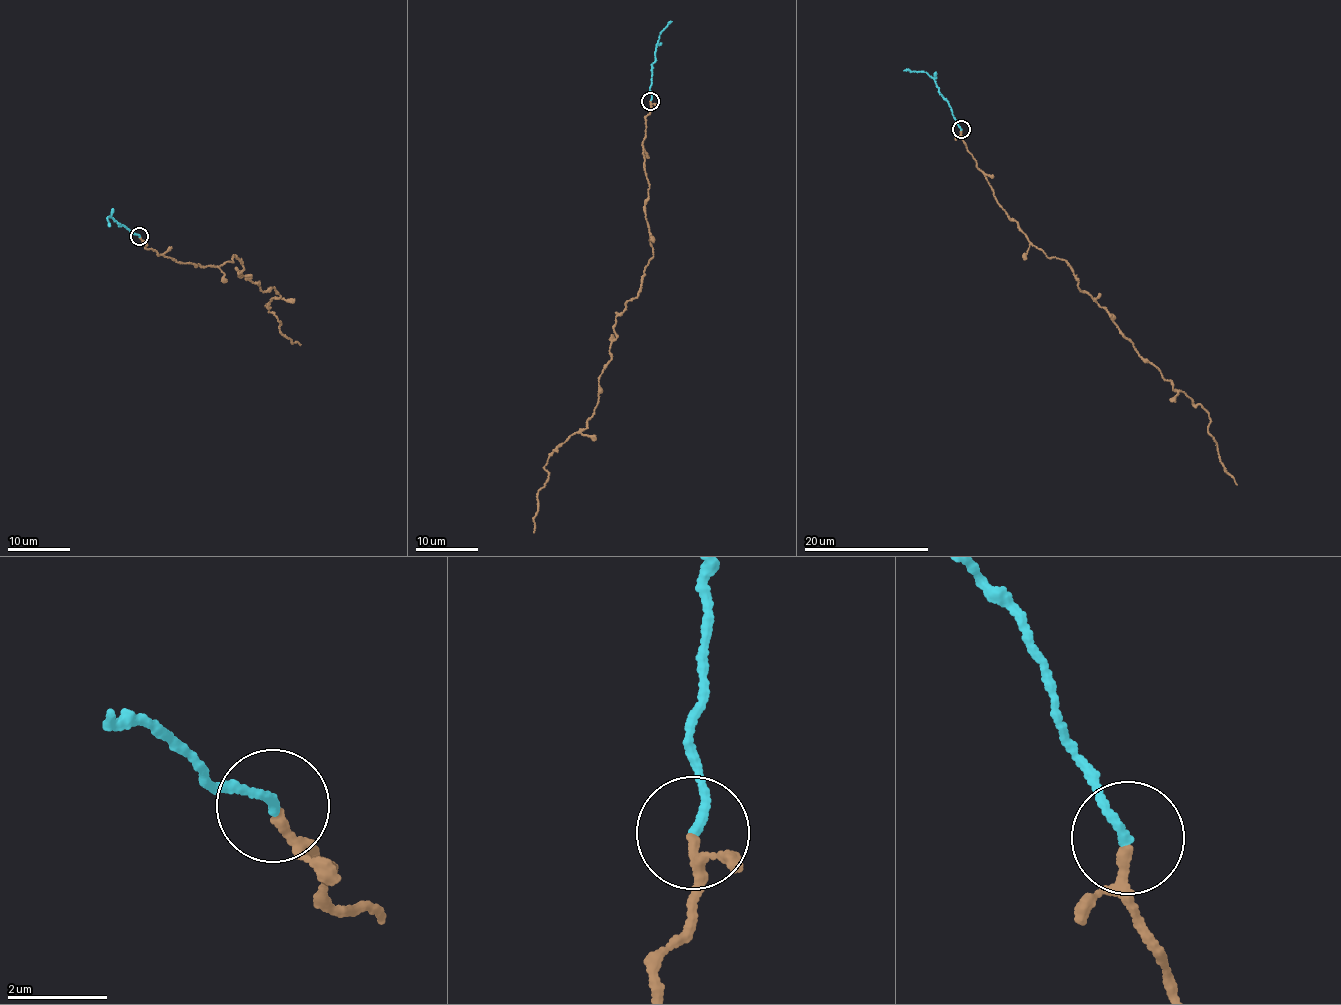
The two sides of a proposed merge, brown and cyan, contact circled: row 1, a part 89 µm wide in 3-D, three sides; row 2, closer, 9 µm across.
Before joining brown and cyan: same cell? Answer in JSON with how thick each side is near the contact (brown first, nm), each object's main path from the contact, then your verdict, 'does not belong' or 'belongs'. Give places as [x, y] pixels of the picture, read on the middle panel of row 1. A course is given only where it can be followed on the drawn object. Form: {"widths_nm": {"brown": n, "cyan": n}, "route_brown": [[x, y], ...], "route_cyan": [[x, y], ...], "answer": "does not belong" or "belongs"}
{"widths_nm": {"brown": 140, "cyan": 160}, "route_brown": [[650, 102], [642, 149], [653, 257], [639, 292], [615, 318], [587, 426], [547, 458], [533, 533]], "route_cyan": [[650, 101], [657, 41], [660, 33], [671, 21]], "answer": "belongs"}

